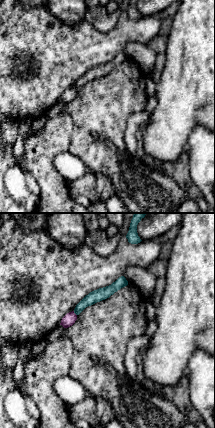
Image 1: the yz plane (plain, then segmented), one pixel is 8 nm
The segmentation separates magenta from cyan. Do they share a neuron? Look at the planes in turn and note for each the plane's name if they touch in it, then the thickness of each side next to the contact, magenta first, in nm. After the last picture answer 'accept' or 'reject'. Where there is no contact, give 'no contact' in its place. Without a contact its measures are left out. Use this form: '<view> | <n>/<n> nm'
yz | 100/100 nm

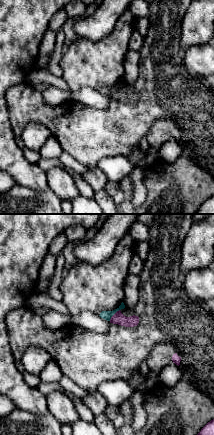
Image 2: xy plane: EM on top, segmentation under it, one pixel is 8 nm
xy | 100/70 nm

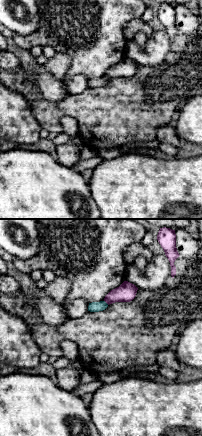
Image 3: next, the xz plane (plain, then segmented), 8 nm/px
xz | 160/80 nm

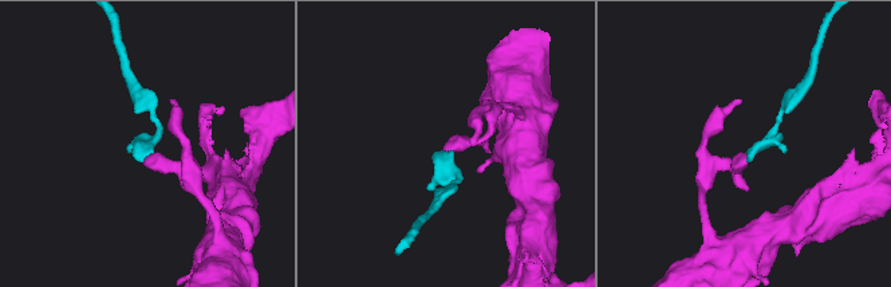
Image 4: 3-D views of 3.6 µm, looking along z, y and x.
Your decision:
reject

